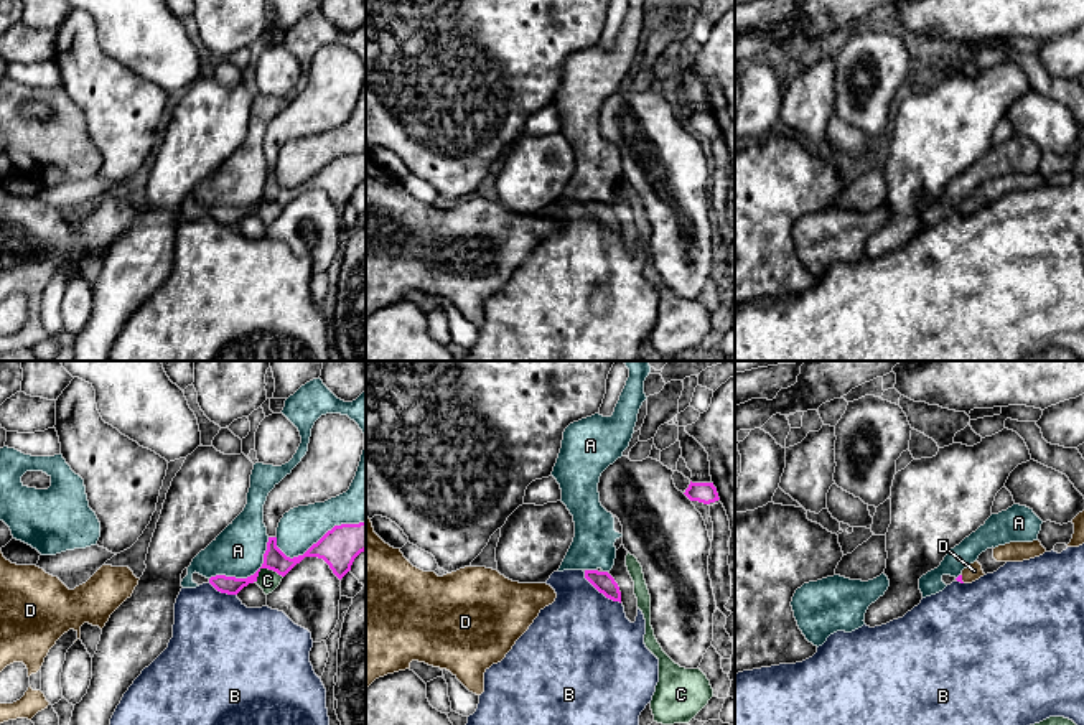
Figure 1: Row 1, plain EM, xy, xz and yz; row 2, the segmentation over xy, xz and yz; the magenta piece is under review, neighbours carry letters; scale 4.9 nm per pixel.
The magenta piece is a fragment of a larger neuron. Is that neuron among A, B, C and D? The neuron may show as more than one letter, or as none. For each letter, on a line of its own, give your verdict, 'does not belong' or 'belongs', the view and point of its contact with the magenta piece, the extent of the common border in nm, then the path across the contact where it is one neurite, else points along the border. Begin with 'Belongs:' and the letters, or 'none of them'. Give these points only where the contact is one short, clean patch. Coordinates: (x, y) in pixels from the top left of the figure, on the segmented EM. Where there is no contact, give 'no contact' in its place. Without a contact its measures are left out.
Belongs: D
A: does not belong; contact xy (322, 537); length 460 nm
B: does not belong; contact xz (600, 592); length 240 nm; border xz (584, 572), (600, 592), (620, 603)
C: does not belong; contact xy (266, 567); length 140 nm; border xy (282, 577), (262, 569), (256, 582)
D: belongs; contact yz (961, 579); length 50 nm; way yz (959, 579), (961, 579), (974, 570)

